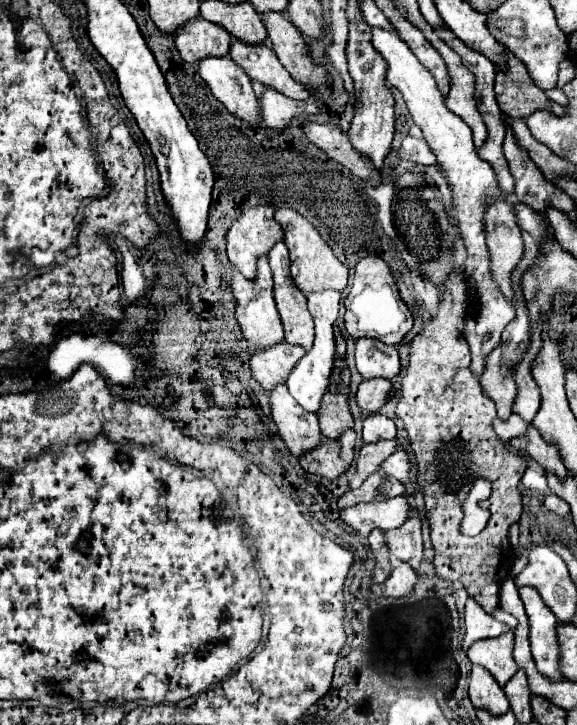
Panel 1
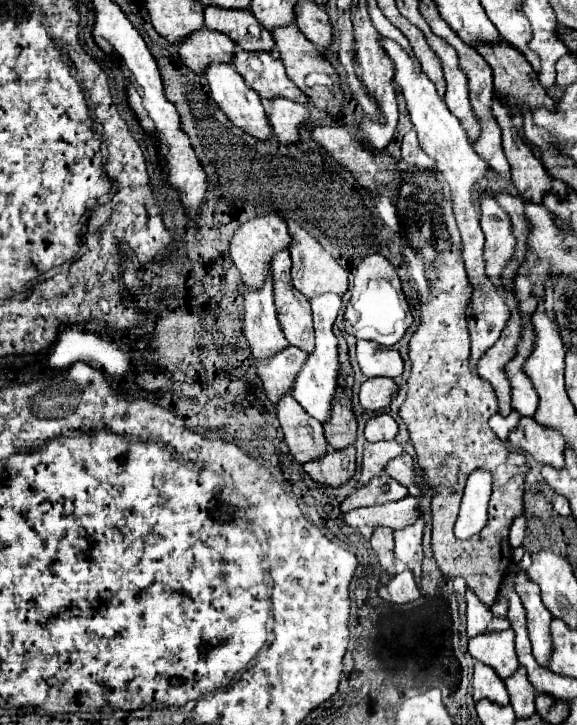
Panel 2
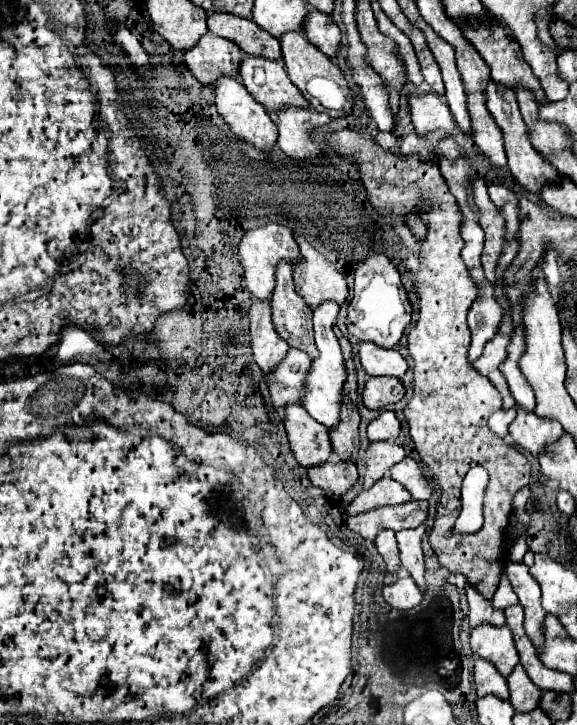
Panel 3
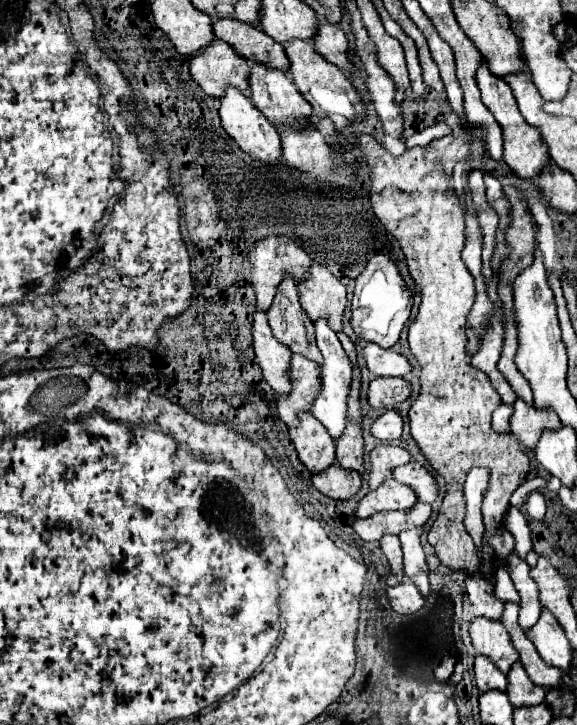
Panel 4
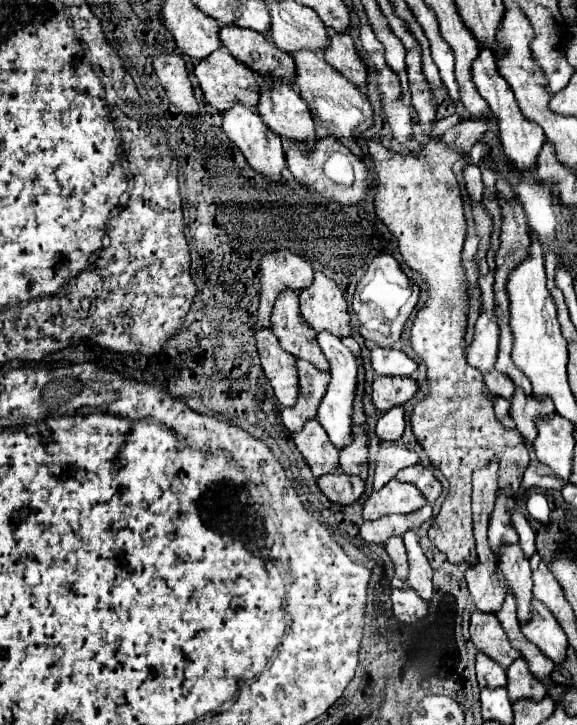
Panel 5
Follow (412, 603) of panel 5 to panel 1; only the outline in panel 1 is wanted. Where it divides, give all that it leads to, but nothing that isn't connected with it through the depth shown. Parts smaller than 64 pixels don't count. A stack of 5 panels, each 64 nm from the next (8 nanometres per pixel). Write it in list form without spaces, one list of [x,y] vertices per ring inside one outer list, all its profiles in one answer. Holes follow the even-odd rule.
[[[400,564],[392,570],[388,580],[383,583],[383,595],[388,598],[404,598],[414,592],[416,586],[416,572],[408,564]]]

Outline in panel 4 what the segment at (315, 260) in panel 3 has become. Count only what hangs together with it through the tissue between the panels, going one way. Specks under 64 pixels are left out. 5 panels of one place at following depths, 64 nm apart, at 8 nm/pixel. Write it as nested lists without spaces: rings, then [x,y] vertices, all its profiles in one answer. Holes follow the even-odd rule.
[[[310,266],[310,278],[298,284],[302,310],[312,322],[324,318],[334,332],[342,332],[346,286],[324,266]]]

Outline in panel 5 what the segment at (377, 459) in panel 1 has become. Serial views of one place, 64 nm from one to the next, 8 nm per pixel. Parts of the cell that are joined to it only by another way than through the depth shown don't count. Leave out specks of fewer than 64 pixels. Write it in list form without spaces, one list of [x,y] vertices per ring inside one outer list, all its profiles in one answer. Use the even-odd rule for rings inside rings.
[[[396,444],[382,446],[376,460],[376,474],[374,474],[374,488],[380,490],[386,486],[392,478],[396,478],[398,470],[420,464],[420,456],[412,450],[406,450]]]

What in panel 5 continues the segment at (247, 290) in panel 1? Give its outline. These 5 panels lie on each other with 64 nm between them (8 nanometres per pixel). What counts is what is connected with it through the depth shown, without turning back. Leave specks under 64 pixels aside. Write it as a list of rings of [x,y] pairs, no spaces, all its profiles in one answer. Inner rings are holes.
[[[256,330],[256,342],[264,374],[270,380],[276,398],[284,408],[292,408],[300,394],[296,358],[280,348],[280,342],[270,330]]]

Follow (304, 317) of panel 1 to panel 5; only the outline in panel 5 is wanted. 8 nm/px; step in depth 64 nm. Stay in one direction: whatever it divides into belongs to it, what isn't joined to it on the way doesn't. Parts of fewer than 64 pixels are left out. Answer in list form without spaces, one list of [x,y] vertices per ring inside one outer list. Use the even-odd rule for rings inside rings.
[[[286,290],[276,300],[272,312],[272,332],[276,334],[286,352],[296,358],[308,360],[322,372],[330,372],[330,364],[316,342],[316,332],[300,314],[296,292]]]

